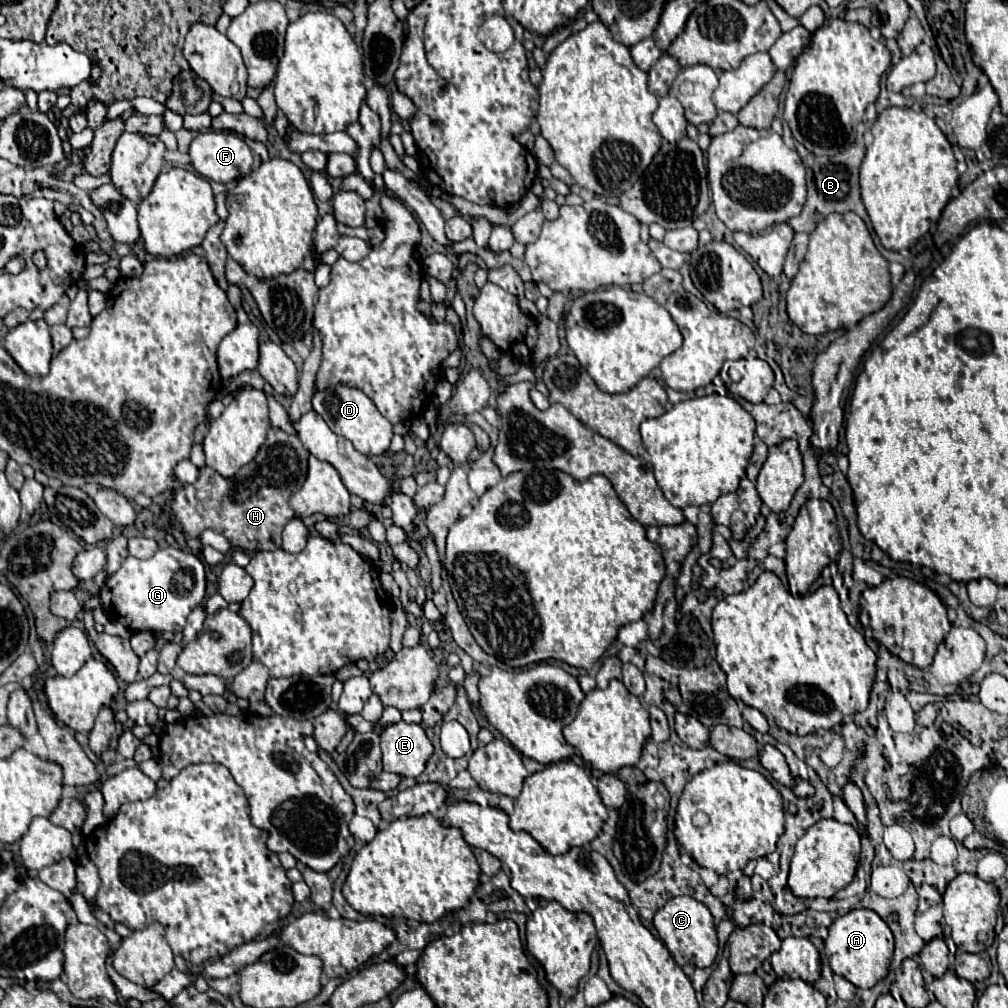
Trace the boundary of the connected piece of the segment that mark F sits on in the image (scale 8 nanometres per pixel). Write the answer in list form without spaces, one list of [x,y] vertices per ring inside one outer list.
[[[205,130],[189,144],[191,166],[215,182],[231,182],[249,174],[253,156],[249,146],[233,132]]]

